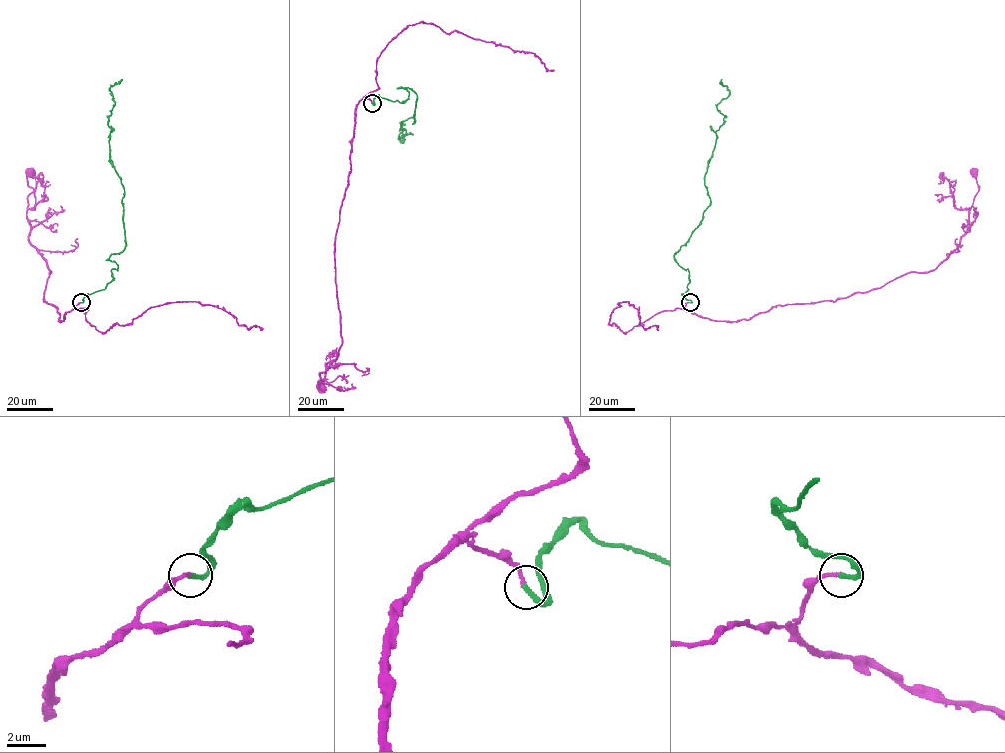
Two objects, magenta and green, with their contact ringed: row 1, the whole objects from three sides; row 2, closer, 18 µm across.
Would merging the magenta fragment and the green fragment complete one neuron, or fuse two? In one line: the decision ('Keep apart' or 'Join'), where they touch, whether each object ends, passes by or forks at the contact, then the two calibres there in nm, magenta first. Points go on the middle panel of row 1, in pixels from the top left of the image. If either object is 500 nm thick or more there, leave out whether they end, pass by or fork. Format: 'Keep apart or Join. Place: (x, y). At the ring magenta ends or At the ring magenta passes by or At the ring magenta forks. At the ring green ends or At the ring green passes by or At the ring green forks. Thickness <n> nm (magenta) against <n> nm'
Join. Place: (372, 103). At the ring magenta ends. At the ring green ends. Thickness 160 nm (magenta) against 280 nm

